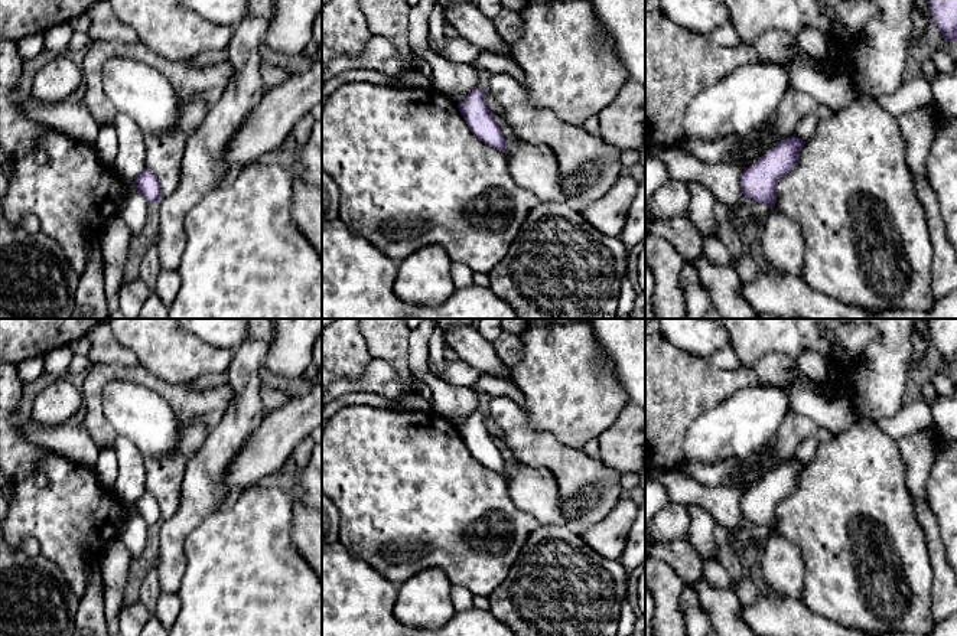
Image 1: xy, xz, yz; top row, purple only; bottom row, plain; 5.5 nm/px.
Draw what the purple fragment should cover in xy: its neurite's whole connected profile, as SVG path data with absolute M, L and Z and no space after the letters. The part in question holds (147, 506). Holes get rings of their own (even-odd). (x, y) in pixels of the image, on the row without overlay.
M144 492L134 505L139 516L141 516L150 528L159 526L162 522L162 508L150 492Z

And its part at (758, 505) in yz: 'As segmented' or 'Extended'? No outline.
As segmented

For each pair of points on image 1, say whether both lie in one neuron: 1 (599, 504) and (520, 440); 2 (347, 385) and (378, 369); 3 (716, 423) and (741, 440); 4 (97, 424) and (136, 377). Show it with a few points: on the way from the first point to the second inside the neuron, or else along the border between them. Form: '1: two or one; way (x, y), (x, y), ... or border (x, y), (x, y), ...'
1: one; way (579, 483), (547, 452), (540, 449)
2: one; way (354, 385), (361, 385), (371, 377)
3: one; way (722, 429), (731, 430), (735, 434)
4: one; way (94, 405), (94, 388), (108, 374), (117, 374)

